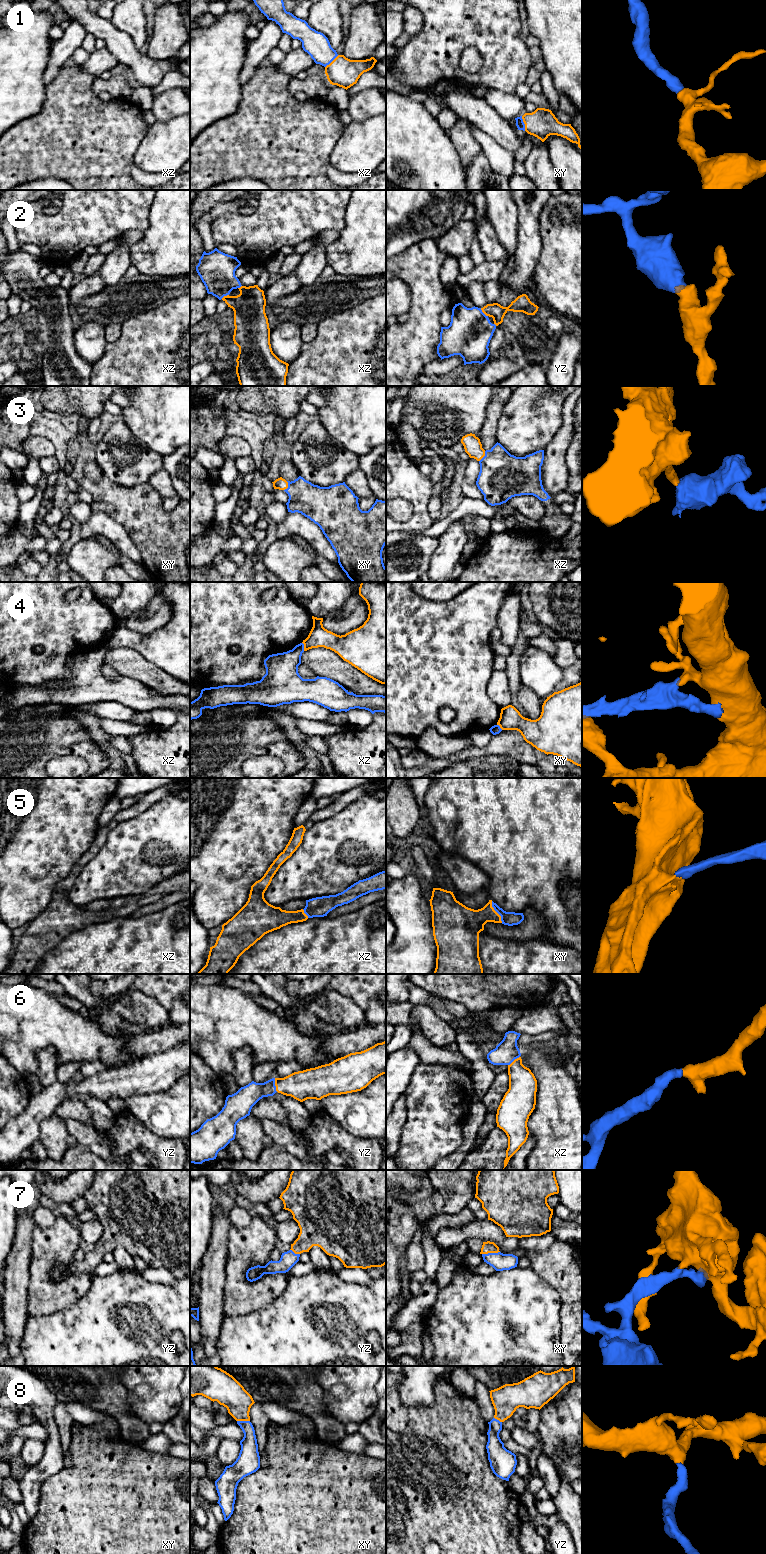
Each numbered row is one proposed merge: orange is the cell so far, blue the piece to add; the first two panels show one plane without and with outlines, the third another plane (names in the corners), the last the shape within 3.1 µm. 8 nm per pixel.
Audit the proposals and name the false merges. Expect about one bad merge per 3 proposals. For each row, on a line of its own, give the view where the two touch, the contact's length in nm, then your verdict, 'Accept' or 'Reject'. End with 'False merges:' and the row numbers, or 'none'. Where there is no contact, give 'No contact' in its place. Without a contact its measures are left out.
1: Touches orange in xy. Shared border 120 nm. Accept
2: Touches orange in yz. Shared border 90 nm. Accept
3: Touches orange in xy. Shared border 80 nm. Accept
4: Touches orange in xz. Shared border 70 nm. Reject
5: Touches orange in xy. Shared border 200 nm. Accept
6: Touches orange in yz. Shared border 110 nm. Accept
7: Touches orange in xy. Shared border 150 nm. Accept
8: Touches orange in xy. Shared border 100 nm. Accept
False merges: 4

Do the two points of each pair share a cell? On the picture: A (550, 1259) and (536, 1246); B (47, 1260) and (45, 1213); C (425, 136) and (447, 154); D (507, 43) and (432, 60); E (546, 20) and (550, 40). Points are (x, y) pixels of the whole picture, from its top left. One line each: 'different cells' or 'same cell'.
A: different cells
B: different cells
C: same cell
D: same cell
E: same cell

